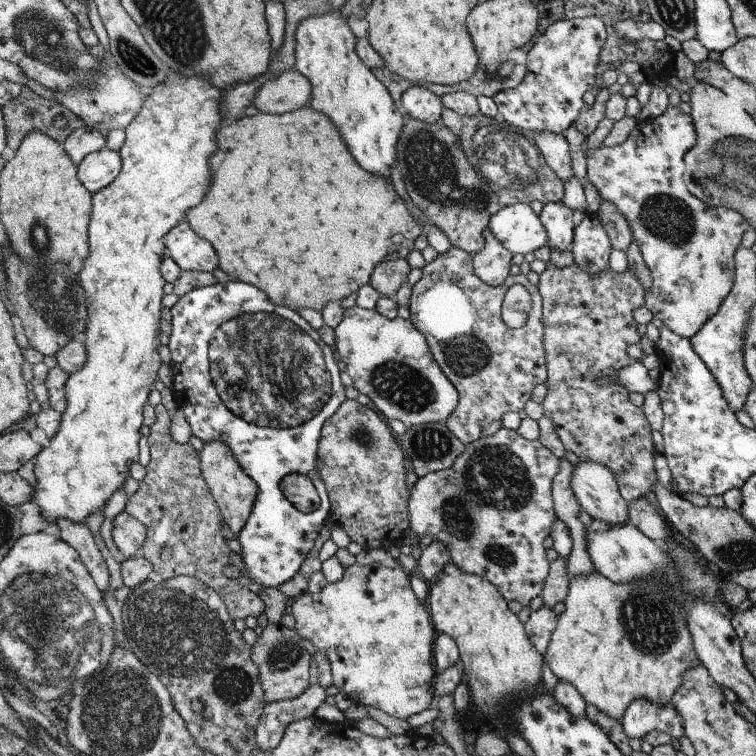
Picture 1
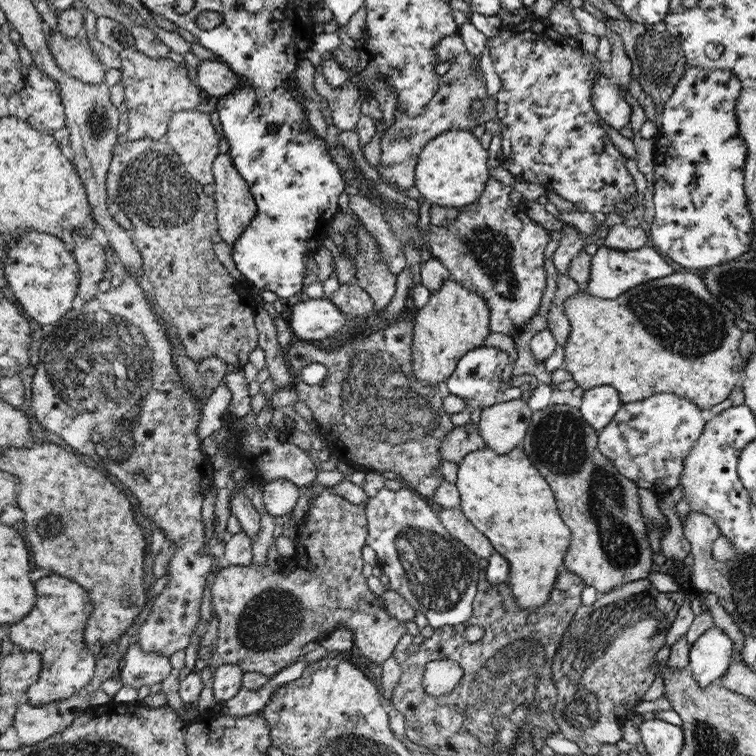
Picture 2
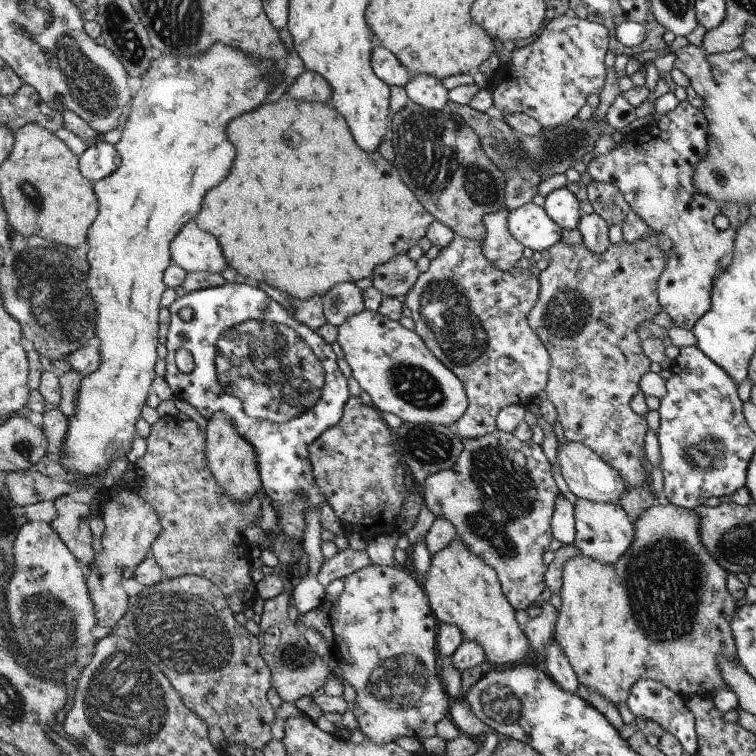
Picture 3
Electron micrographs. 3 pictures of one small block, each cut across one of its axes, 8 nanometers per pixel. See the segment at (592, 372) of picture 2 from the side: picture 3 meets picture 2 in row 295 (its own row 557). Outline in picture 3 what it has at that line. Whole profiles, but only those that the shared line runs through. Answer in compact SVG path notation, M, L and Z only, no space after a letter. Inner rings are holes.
M653 504L647 510L640 514L640 518L634 522L634 540L632 546L620 556L620 560L616 564L602 564L590 556L578 554L576 558L570 558L563 568L563 583L560 590L561 608L558 611L556 624L556 642L560 644L564 656L568 658L568 662L572 665L579 684L584 684L590 690L596 690L598 694L604 696L606 700L610 700L615 705L620 702L626 702L632 685L638 680L654 680L664 686L672 689L679 695L702 696L707 698L716 695L720 690L730 690L728 684L724 682L720 670L718 670L718 660L728 658L739 662L736 655L736 644L732 634L731 622L734 618L734 613L739 607L740 602L734 600L734 596L728 592L728 572L724 570L712 556L710 552L704 548L700 538L700 516L693 509L684 508L682 506L655 505Z

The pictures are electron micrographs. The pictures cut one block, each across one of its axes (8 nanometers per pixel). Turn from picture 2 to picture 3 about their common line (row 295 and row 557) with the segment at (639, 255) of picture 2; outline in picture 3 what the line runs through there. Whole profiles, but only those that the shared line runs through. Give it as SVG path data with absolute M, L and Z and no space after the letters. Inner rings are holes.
M577 498L574 509L576 548L584 556L590 556L602 564L616 564L620 556L632 546L634 540L634 525L628 520L628 515L617 503L592 502L586 498Z

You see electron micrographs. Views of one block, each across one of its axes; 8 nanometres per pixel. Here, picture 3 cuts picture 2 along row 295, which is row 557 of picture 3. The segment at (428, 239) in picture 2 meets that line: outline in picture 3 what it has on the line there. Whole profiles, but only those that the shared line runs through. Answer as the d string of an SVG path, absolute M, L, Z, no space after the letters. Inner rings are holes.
M497 430L478 438L464 438L462 444L462 454L454 467L431 474L424 480L421 492L423 502L426 502L426 508L436 518L450 520L456 526L457 538L466 544L466 548L494 568L502 592L514 610L526 611L541 599L547 588L547 565L544 564L542 554L548 551L553 538L550 522L556 506L556 496L560 494L556 480L552 477L552 466L540 444L531 439L522 442L514 433Z

